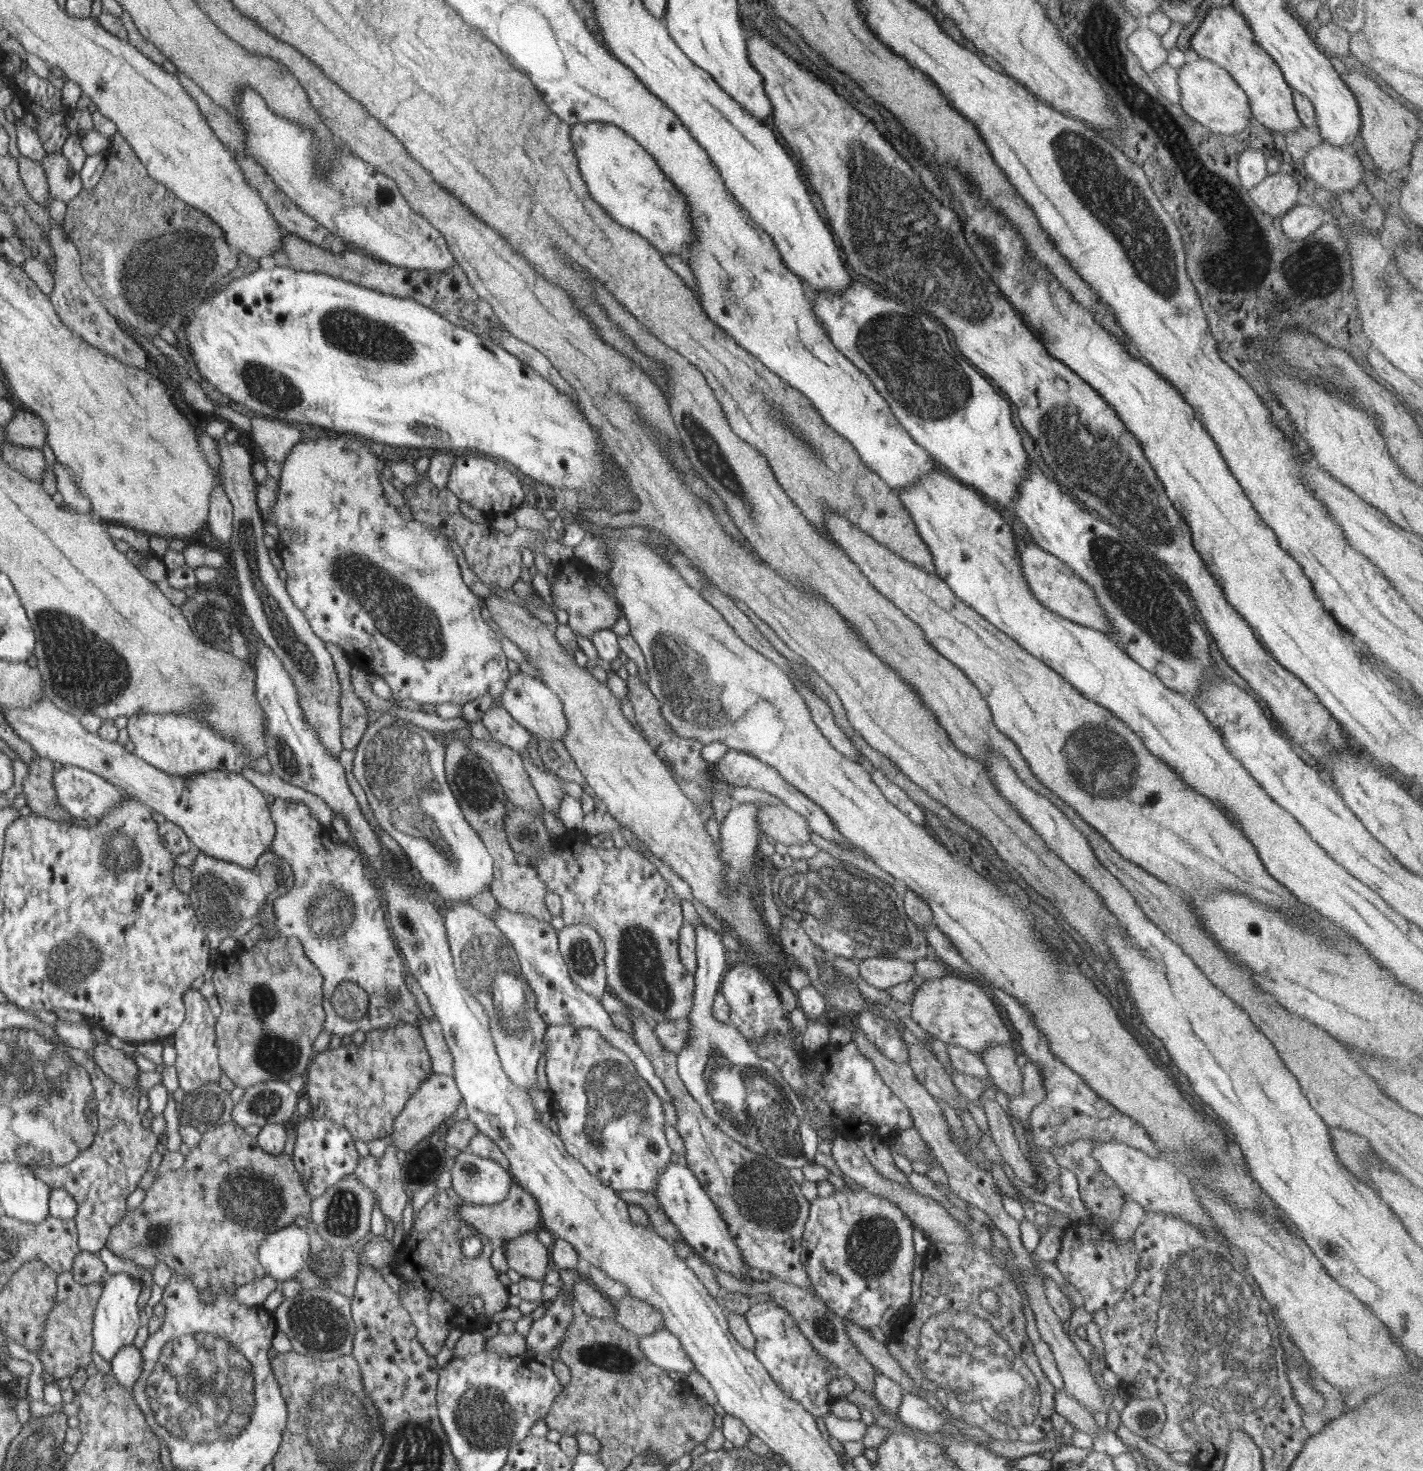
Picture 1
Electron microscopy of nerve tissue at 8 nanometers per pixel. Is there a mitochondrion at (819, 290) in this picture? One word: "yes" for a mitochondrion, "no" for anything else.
no

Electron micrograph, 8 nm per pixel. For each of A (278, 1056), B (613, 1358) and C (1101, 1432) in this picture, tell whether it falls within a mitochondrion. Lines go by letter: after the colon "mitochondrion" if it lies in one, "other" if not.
A: mitochondrion
B: mitochondrion
C: other

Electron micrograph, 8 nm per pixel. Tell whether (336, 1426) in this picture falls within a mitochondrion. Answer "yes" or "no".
yes

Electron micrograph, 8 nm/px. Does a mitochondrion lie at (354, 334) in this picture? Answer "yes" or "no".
yes

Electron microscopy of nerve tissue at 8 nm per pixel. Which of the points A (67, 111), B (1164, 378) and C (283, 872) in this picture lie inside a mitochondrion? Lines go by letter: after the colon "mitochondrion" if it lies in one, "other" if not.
A: other
B: other
C: mitochondrion

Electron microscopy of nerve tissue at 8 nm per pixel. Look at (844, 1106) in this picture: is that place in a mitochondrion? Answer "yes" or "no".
no

